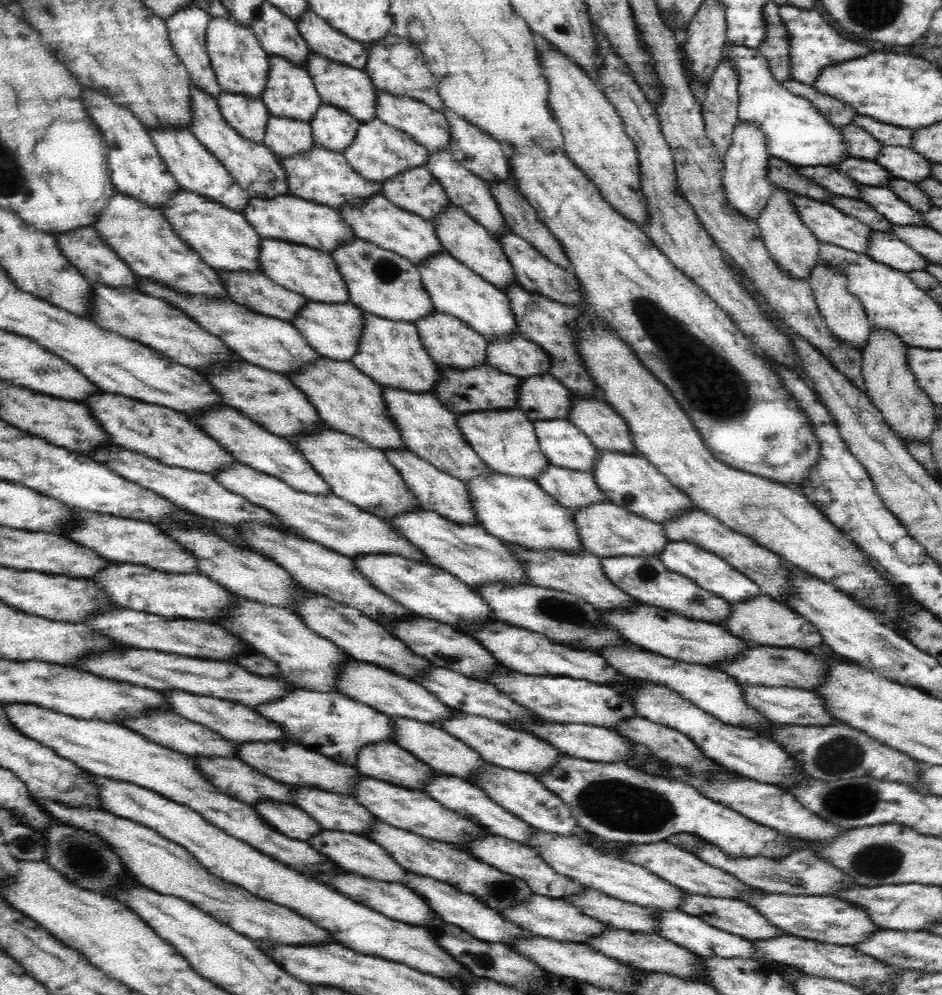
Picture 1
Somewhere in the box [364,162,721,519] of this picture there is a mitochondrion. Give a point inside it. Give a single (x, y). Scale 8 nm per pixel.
(388, 272)

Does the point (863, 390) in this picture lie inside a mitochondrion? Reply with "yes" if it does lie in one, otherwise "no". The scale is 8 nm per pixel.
no

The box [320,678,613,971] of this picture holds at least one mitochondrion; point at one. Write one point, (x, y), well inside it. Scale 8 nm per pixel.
(501, 891)

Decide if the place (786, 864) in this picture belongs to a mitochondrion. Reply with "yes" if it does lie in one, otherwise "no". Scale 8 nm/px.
no

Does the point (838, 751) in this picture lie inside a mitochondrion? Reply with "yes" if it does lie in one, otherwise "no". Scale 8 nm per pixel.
yes

